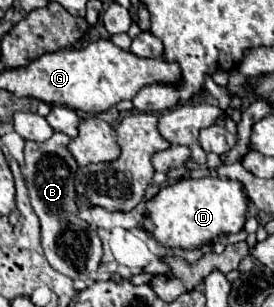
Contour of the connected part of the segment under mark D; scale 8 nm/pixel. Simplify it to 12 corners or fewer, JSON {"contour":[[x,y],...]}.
{"contour":[[184,177],[146,201],[160,245],[198,249],[244,227],[242,185]]}

